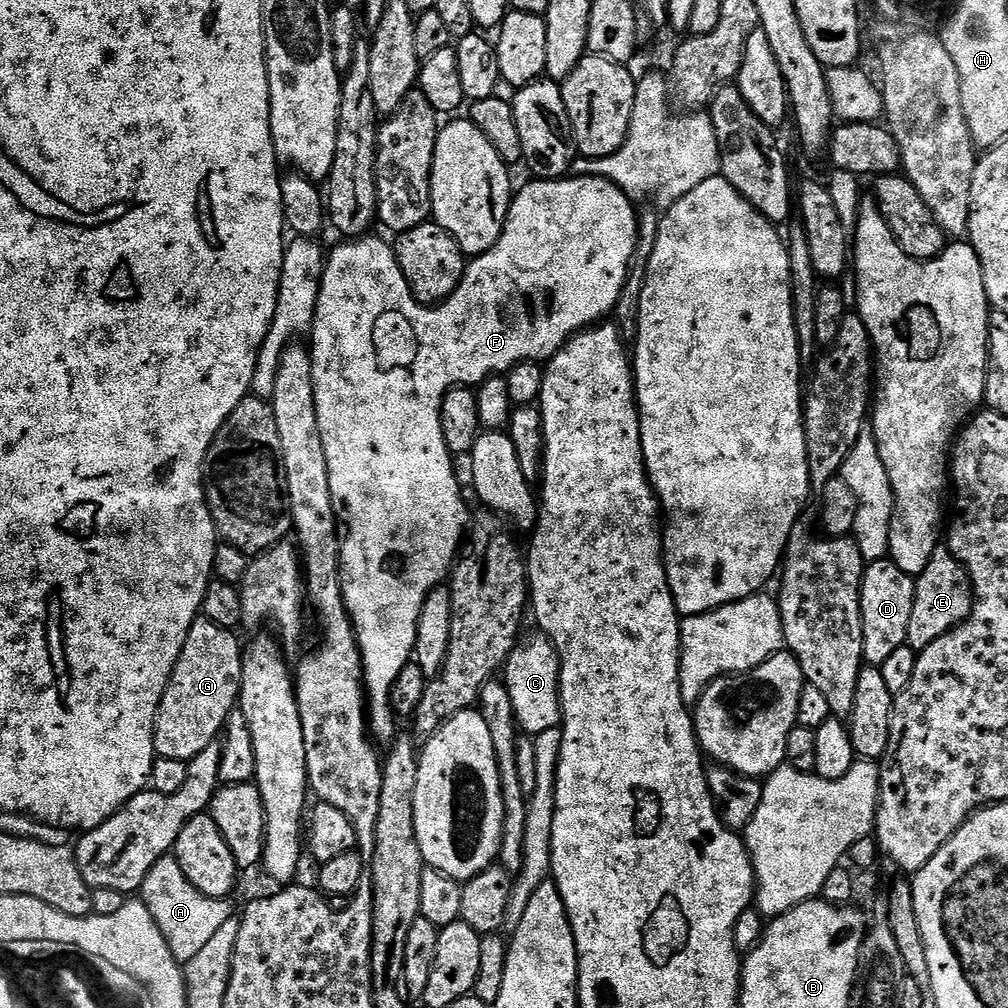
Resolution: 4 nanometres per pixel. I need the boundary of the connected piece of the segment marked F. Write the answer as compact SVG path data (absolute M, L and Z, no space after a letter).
M573 175L571 178L561 178L559 180L542 180L539 178L531 181L533 184L528 184L524 189L517 191L512 198L512 204L508 207L508 220L504 224L502 234L498 238L498 242L492 247L489 252L483 252L482 255L475 257L465 267L464 277L460 279L460 284L457 288L447 296L445 300L440 301L435 306L429 306L420 303L416 295L410 290L410 286L406 282L406 278L402 274L400 264L396 260L396 253L391 243L387 244L384 240L379 240L378 237L372 236L373 234L365 234L359 238L349 239L347 242L340 242L333 252L327 257L324 265L324 277L320 283L320 293L318 294L318 306L316 307L316 317L312 323L312 330L310 333L310 351L312 354L312 369L314 370L314 402L318 410L318 430L322 434L322 450L326 450L326 466L330 474L330 490L332 495L336 497L337 501L342 505L342 512L348 515L348 533L345 531L342 536L342 543L340 545L340 581L342 582L342 594L344 601L348 607L348 613L352 616L352 624L356 628L356 637L358 638L358 646L362 654L362 662L364 663L364 686L366 689L366 700L370 705L370 732L377 741L385 740L391 741L397 735L396 720L392 717L392 704L388 699L392 696L392 687L396 684L396 679L404 672L404 667L410 664L416 651L416 631L418 630L418 618L422 614L422 606L426 602L426 598L435 588L441 587L449 579L450 573L458 559L458 553L462 548L462 541L466 536L466 529L469 527L470 519L468 520L468 508L464 505L464 496L460 493L460 480L456 477L456 468L452 465L454 460L453 453L448 451L446 442L442 438L442 422L440 421L440 407L444 401L444 396L452 388L459 388L461 386L479 386L493 374L507 374L514 365L523 364L525 362L547 362L555 356L559 348L564 347L577 332L593 327L605 318L611 317L616 311L616 303L622 294L622 286L628 277L628 264L632 260L632 255L636 249L636 226L638 223L638 212L635 208L633 201L628 199L627 194L616 184L611 184L608 180L604 180L601 176L578 176Z

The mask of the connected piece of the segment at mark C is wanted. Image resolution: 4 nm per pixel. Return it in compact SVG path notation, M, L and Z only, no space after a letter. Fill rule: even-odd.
M536 634L533 640L526 640L508 655L502 669L502 682L508 688L519 731L535 738L543 731L559 728L562 724L560 656L552 641L543 634Z

